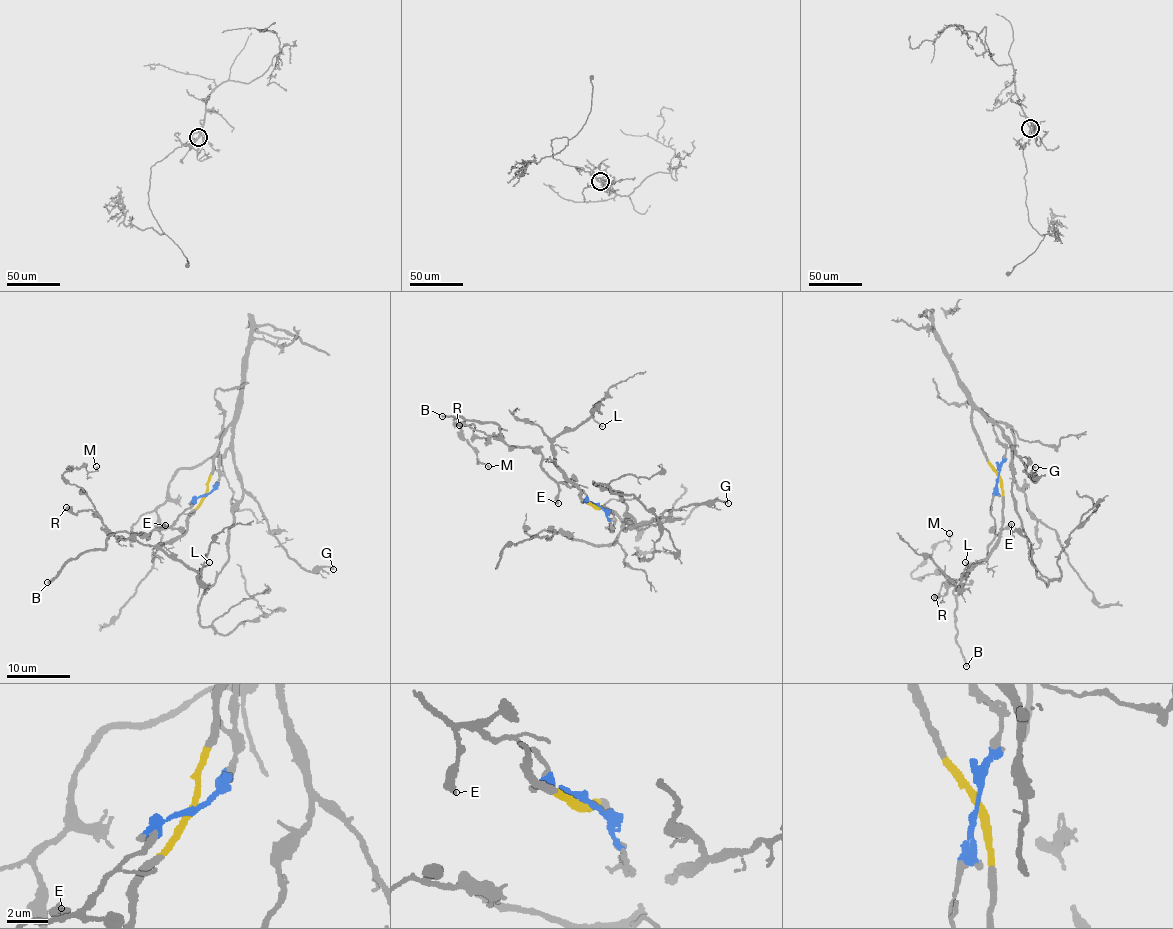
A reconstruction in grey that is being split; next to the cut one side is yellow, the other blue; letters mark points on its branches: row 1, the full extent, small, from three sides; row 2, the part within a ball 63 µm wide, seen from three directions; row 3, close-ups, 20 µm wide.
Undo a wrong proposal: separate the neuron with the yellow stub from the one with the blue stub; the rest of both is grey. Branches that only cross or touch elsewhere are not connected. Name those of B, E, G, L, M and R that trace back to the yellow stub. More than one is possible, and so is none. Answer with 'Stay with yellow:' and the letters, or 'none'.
Stay with yellow: G, L

